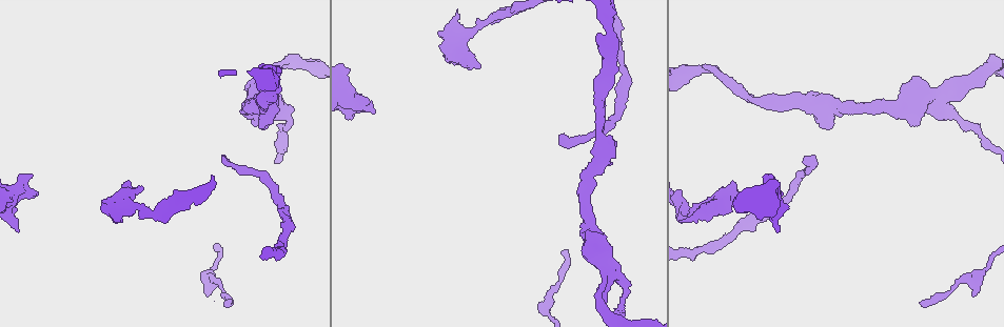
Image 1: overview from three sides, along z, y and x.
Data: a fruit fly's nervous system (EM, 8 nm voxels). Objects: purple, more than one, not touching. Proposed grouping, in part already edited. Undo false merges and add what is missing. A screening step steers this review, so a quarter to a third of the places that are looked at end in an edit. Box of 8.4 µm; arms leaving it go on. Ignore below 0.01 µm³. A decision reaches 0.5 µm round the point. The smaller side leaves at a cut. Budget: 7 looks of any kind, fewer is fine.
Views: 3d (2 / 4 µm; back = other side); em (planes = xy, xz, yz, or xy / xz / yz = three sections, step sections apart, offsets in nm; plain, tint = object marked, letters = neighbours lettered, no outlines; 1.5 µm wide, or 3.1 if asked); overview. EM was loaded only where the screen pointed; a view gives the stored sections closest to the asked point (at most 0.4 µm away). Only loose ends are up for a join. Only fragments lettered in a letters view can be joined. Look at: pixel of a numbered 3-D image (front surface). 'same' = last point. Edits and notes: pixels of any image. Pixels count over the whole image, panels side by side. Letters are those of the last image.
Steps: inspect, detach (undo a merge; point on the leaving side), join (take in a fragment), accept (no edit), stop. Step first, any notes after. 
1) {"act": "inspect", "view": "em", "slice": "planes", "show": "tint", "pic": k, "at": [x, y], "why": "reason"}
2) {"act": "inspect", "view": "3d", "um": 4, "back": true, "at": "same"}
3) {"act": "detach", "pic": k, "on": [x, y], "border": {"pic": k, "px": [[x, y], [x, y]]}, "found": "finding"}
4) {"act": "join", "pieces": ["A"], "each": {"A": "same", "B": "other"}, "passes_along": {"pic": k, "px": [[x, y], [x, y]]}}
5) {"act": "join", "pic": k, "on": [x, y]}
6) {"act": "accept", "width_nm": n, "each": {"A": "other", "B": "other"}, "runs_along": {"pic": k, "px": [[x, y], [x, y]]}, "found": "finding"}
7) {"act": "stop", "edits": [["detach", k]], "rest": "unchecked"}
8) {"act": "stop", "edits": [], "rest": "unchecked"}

{"act": "inspect", "view": "3d", "um": 2, "pic": 1, "at": [560, 138], "why": "thin end"}

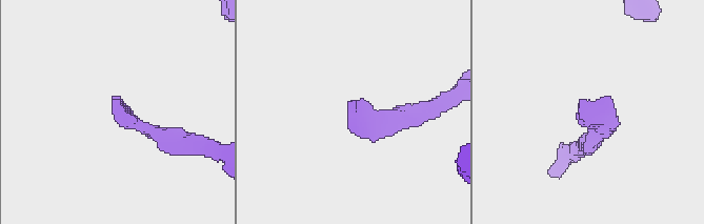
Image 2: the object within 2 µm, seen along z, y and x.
{"act": "inspect", "view": "em", "slice": "planes", "show": "letters", "pic": 2, "at": [583, 99]}

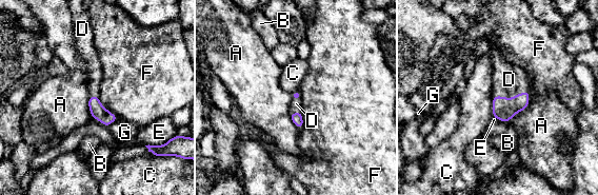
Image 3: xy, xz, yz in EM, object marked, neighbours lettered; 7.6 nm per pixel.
{"act": "join", "pieces": ["D"], "longest_contact_nm": ["A", 300], "each": {"A": "other", "B": "other", "C": "other", "D": "same", "E": "other", "F": "other", "G": "other"}, "passes_along": {"pic": 3, "px": [[504, 109], [511, 98], [509, 79]]}, "found": "it goes on there"}

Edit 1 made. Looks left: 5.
{"act": "inspect", "view": "em", "slice": "xy", "step": 4, "show": "letters", "pic": 1, "at": [368, 99], "why": "branch stops here"}

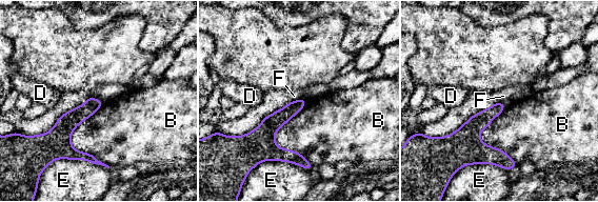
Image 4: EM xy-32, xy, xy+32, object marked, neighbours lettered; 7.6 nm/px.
{"act": "accept", "each": {"B": "other", "D": "other", "E": "other", "F": "other"}, "runs_along": {"pic": 4, "px": [[98, 102], [65, 129], [68, 157]]}, "found": "none of them fits"}

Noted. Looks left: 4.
{"act": "inspect", "view": "em", "slice": "planes", "show": "letters", "pic": 1, "at": [205, 296], "why": "an open end"}

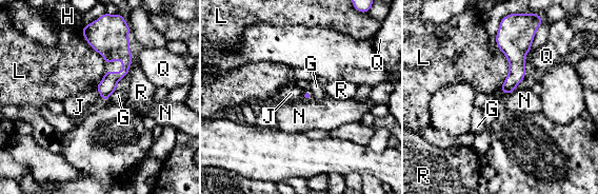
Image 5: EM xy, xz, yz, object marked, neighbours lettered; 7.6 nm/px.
{"act": "accept", "longest_contact_nm": ["L", 320], "each": {"G": "other", "H": "other", "J": "other", "L": "other", "N": "other", "Q": "other", "R": "other"}, "border": {"pic": 5, "px": [[96, 88], [101, 99]]}, "found": "none of them fits"}

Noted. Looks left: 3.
{"act": "stop", "edits": [["join", 3]], "rest": "unchecked"}

